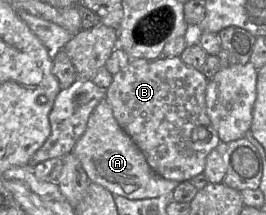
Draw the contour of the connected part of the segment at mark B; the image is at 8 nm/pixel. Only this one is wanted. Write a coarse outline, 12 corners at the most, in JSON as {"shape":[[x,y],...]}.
{"shape":[[131,59],[105,99],[152,170],[183,182],[221,142],[208,81]]}

